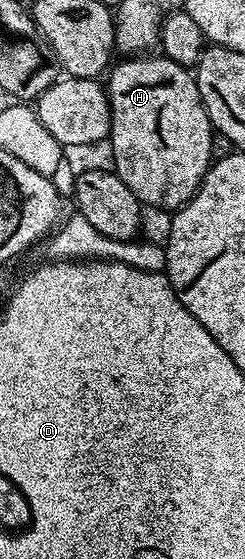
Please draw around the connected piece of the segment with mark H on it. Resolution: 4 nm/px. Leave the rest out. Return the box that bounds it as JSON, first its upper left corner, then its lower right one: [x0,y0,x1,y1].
[106,53,213,213]

